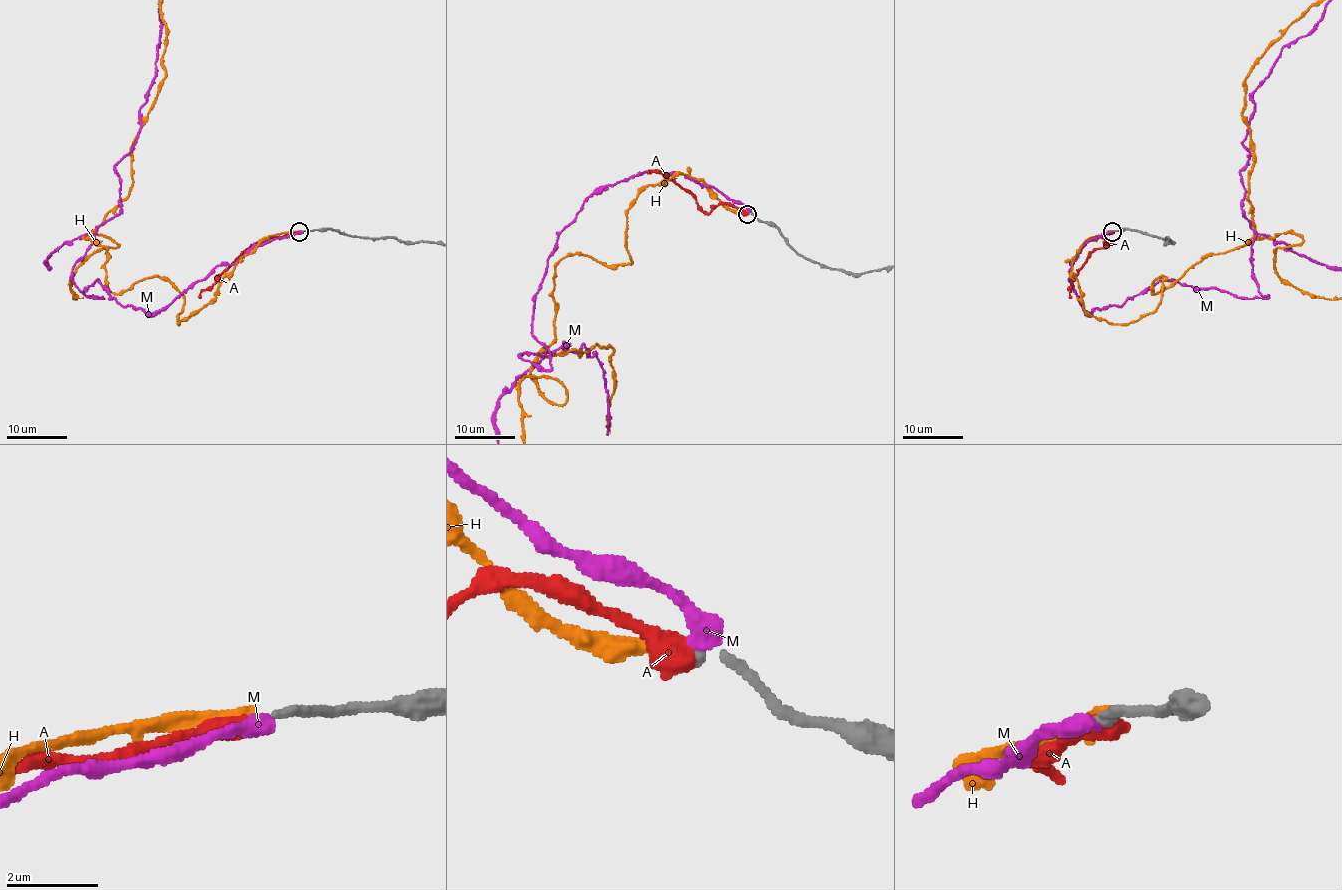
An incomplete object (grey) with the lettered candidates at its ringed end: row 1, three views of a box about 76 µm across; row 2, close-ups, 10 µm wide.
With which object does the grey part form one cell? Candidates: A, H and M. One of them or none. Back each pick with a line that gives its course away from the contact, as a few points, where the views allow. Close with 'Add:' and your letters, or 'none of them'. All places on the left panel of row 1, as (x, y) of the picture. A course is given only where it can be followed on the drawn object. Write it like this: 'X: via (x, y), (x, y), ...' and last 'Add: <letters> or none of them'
A: via (299, 231), (269, 237), (247, 248), (199, 298)
Add: A

